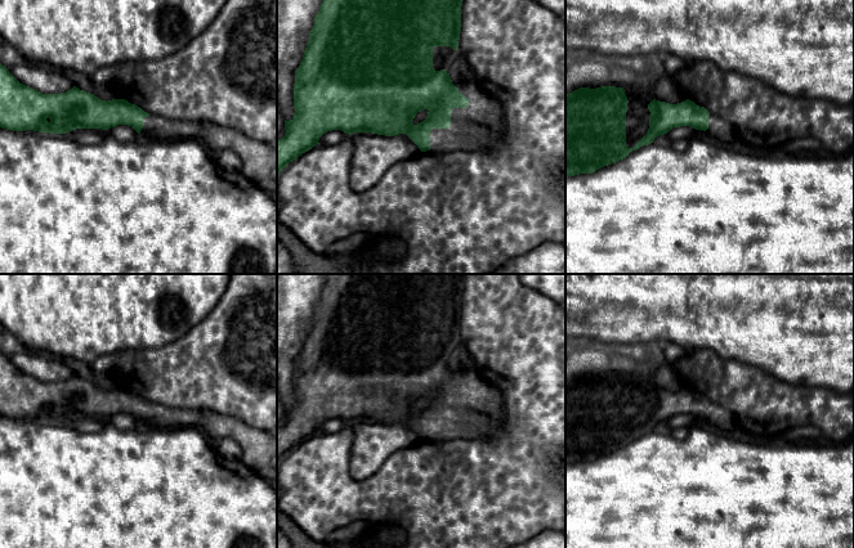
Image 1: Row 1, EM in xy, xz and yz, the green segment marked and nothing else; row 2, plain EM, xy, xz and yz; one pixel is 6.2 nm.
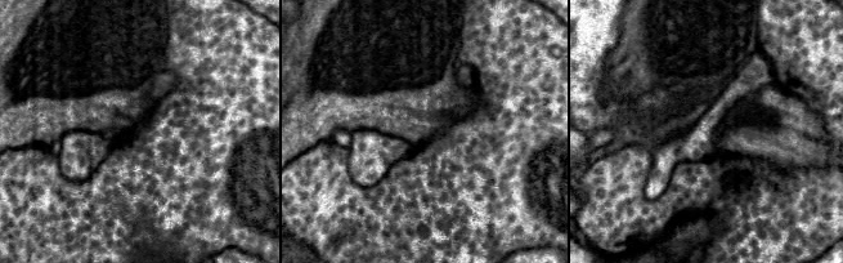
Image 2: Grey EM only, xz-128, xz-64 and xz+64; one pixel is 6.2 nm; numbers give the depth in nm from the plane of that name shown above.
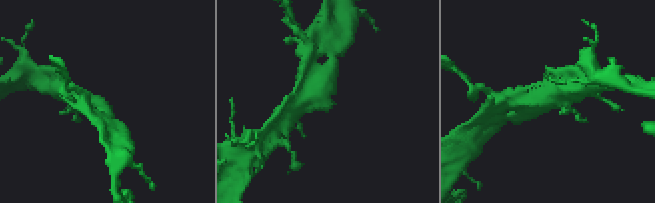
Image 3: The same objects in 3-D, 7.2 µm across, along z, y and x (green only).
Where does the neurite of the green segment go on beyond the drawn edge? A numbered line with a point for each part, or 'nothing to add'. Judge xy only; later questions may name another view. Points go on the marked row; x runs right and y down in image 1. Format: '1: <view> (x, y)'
1: xy (259, 160)

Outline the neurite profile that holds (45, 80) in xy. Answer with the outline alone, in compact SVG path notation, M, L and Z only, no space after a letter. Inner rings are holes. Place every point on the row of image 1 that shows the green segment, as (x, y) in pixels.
M24 63L8 67L8 71L23 85L43 94L61 94L73 87L72 81L55 68L48 68L37 63Z

